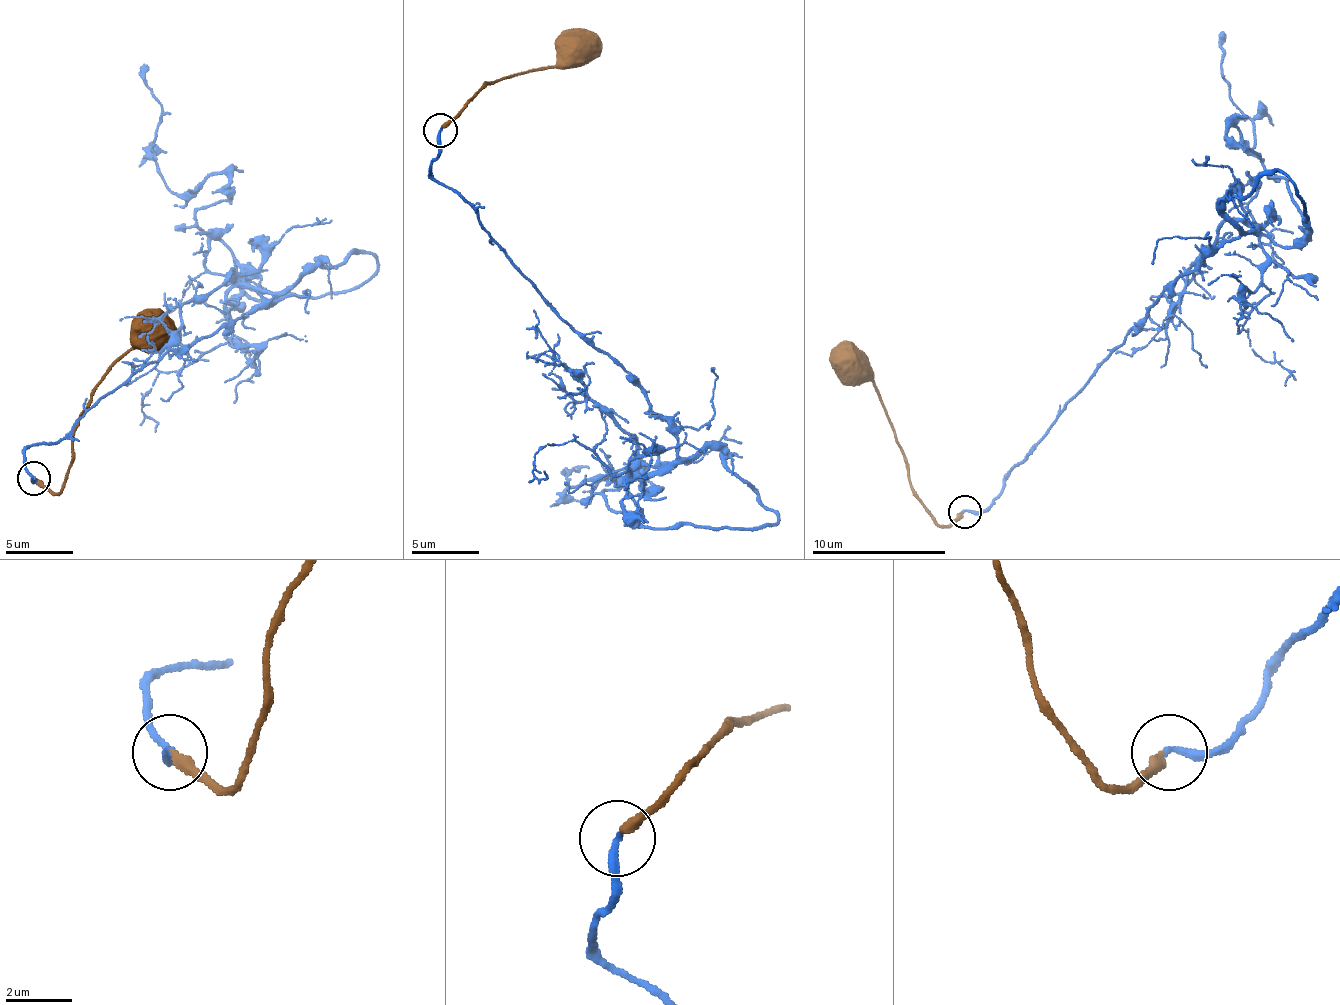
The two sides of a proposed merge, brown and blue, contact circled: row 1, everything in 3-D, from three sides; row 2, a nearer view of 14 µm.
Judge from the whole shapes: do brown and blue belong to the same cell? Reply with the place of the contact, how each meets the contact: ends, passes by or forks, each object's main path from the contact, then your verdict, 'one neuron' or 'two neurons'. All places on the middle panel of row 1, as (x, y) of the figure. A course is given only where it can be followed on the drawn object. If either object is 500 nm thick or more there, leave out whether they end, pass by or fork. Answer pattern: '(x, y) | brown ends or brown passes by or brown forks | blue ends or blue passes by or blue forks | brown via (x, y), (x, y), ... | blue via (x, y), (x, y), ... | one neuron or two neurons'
(440, 130) | brown ends | blue ends | brown via (441, 129), (486, 82), (488, 86), (511, 76), (567, 65), (599, 42) | blue via (441, 129), (430, 172), (677, 441), (671, 463), (628, 481), (640, 524), (603, 497), (640, 464), (565, 476) | one neuron

